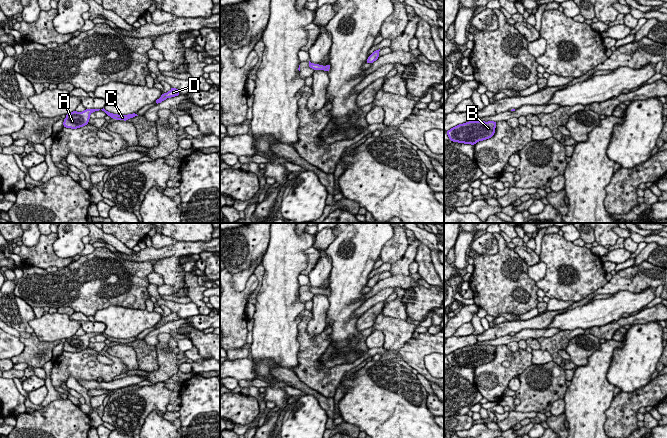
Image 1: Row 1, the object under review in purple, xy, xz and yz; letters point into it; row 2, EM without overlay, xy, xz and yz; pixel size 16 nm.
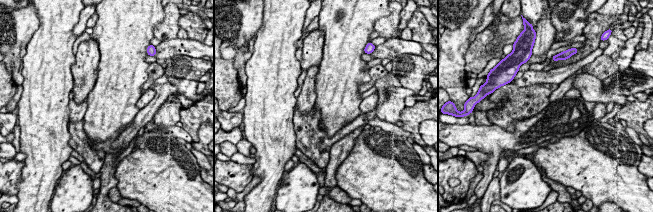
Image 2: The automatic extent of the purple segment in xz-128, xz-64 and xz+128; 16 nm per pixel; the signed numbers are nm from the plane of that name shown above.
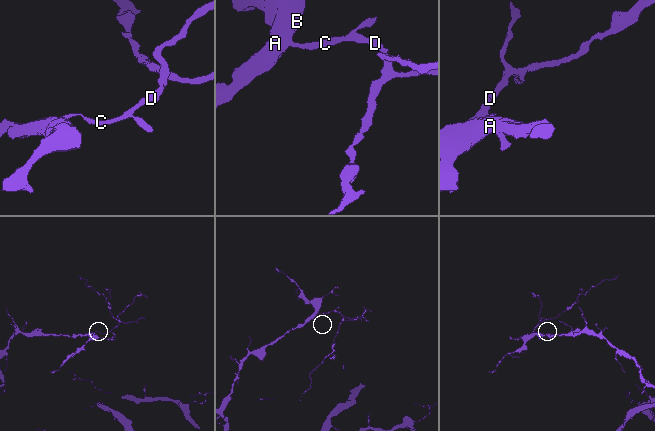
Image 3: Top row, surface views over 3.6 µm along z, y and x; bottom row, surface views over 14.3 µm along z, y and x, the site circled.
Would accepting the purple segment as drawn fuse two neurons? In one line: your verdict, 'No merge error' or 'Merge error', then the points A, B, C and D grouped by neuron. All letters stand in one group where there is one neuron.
No merge error. Groups: A B C D

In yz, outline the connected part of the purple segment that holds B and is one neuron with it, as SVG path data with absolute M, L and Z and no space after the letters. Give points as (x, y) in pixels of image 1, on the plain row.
M469 345L451 352L446 357L453 366L475 369L493 360L496 348L494 345Z

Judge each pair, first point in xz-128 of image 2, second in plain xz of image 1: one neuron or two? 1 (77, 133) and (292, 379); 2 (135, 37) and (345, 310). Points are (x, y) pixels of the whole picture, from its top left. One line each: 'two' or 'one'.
1: two
2: one

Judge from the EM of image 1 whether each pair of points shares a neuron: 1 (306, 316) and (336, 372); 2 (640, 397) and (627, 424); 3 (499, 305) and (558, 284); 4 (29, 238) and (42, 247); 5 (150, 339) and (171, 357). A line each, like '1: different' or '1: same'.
1: same
2: same
3: different
4: different
5: different

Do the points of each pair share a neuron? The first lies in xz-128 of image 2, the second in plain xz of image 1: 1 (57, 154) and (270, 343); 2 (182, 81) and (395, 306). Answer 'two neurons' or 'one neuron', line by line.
1: one neuron
2: two neurons

